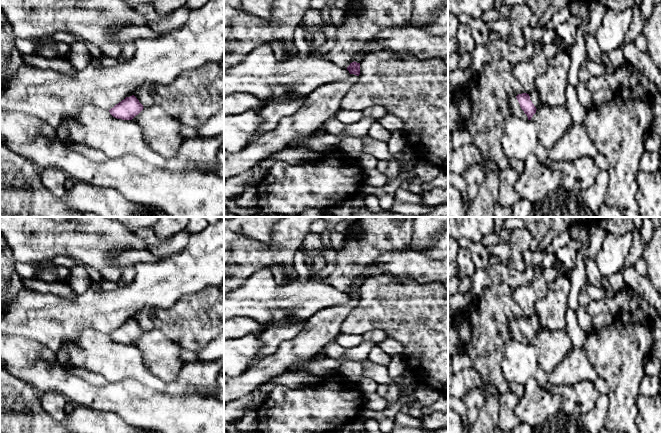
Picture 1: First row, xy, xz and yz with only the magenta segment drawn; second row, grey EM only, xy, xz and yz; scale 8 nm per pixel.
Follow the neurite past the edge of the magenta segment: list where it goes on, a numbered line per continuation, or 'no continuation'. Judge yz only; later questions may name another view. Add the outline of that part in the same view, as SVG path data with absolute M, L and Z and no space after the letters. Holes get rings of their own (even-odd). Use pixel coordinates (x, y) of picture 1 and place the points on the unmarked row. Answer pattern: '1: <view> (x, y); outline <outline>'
1: yz (534, 321); outline M536 315L530 317L529 320L530 320L530 324L532 325L536 333L539 333L543 329Z
2: yz (515, 333); outline M511 320L509 322L509 328L510 328L510 338L511 339L518 340L518 341L522 342L523 344L528 344L528 341L524 337L524 335L521 333L516 320Z

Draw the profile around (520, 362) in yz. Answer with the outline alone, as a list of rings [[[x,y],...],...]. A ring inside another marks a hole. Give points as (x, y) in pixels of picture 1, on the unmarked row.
[[[510,338],[504,343],[500,365],[509,384],[525,385],[532,378],[542,388],[549,383],[549,375],[539,366],[539,349],[532,344]]]

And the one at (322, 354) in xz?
[[[323,348],[320,351],[320,353],[318,355],[314,356],[313,358],[311,358],[309,360],[299,361],[299,362],[296,362],[295,364],[291,365],[289,367],[289,369],[288,369],[288,371],[295,372],[298,369],[300,369],[300,368],[305,367],[306,365],[308,365],[311,361],[318,361],[319,359],[324,358],[324,357],[327,357],[327,356],[326,356],[326,351]]]

